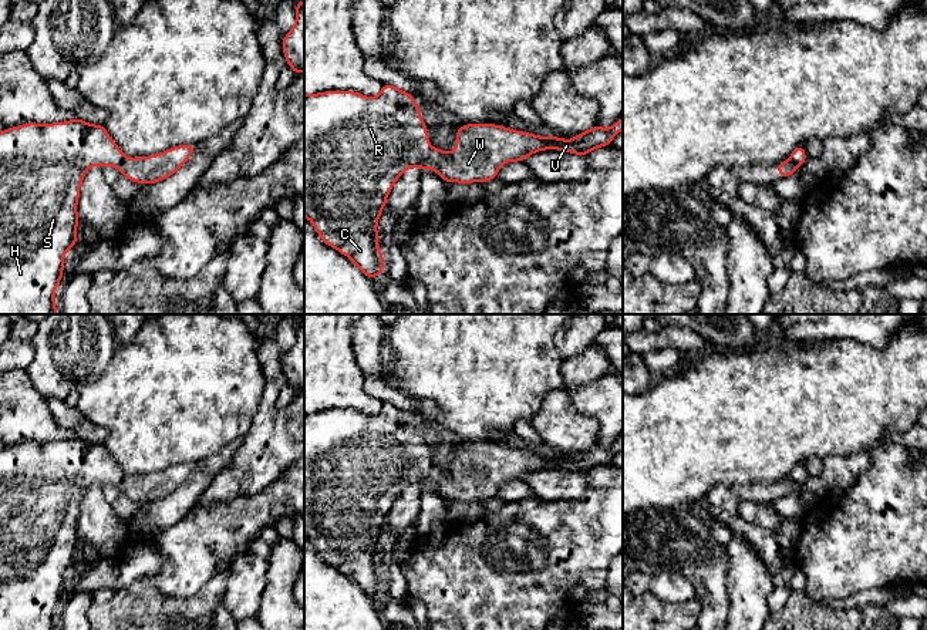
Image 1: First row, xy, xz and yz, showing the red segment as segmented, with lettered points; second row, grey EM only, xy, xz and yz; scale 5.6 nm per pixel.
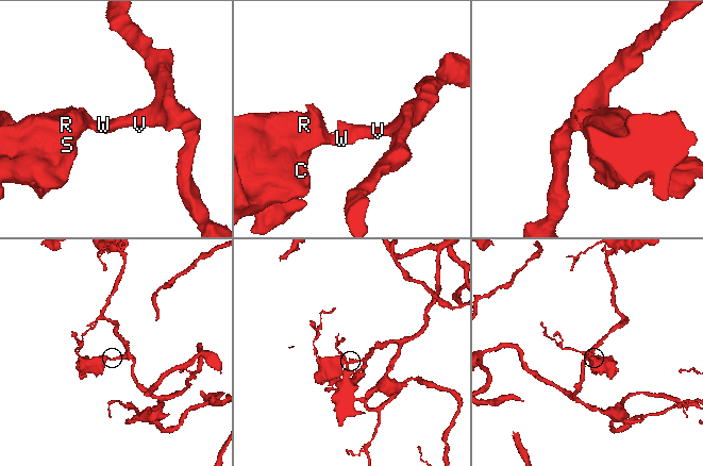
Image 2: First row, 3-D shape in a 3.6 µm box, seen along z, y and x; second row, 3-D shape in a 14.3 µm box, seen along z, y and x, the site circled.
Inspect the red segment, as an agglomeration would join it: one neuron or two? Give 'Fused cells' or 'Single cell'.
Single cell

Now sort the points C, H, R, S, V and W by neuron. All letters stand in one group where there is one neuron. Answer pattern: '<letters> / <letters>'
C H R S V W

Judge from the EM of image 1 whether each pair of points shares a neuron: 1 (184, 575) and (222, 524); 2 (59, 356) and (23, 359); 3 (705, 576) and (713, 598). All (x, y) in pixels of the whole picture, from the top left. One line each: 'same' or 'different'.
1: same
2: different
3: same

